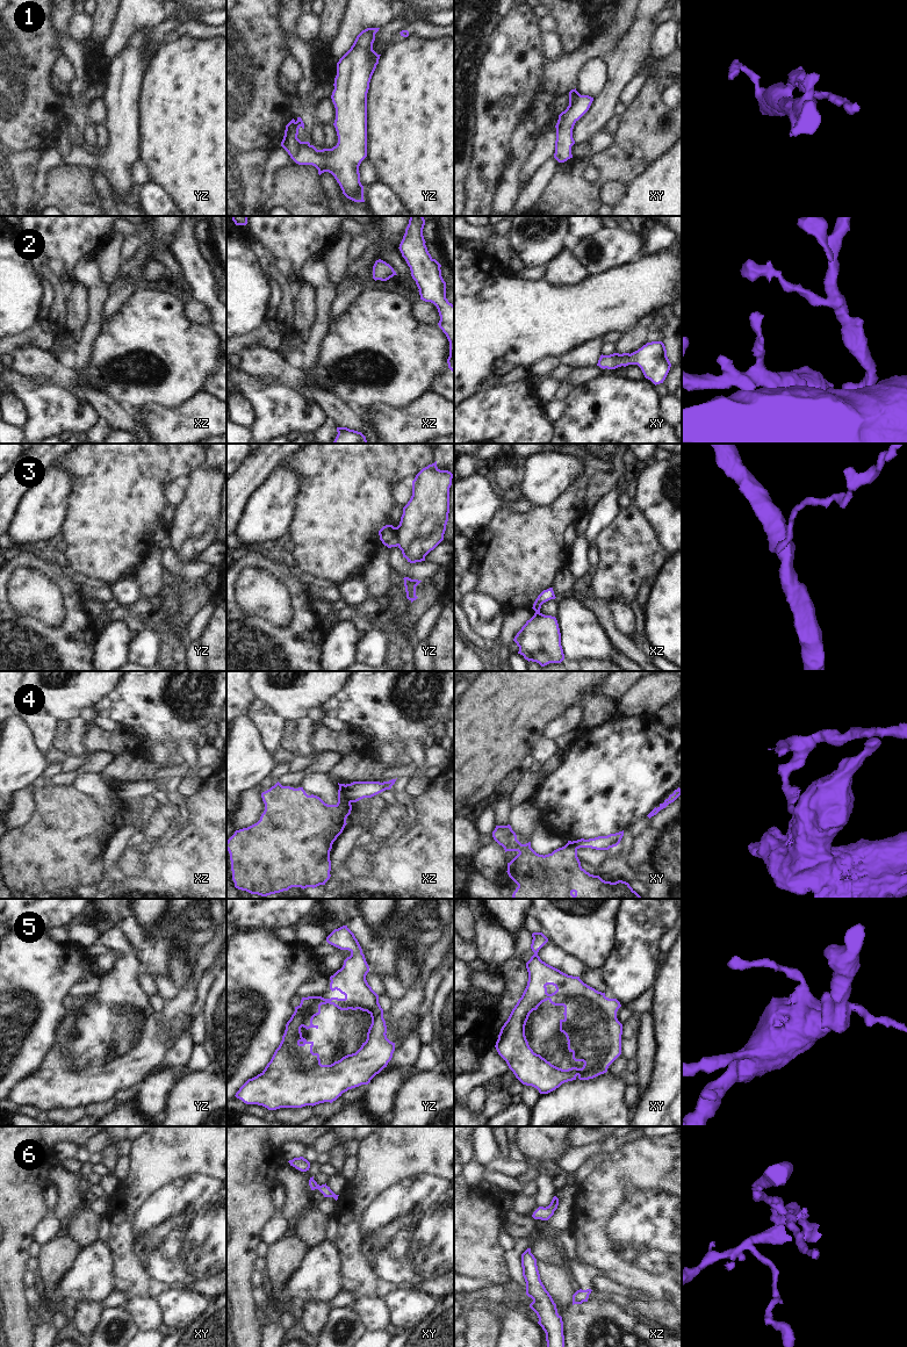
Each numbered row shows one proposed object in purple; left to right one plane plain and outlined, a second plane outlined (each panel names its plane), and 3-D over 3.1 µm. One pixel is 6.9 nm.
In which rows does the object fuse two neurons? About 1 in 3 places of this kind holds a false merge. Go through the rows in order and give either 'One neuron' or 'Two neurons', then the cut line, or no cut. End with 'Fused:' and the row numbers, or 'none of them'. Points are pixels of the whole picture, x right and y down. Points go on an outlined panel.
1: Two neurons. Split along yz (295, 122), (296, 135)
2: One neuron. No split
3: Two neurons. Split along yz (394, 527), (398, 545)
4: Two neurons. Split along xz (345, 785), (345, 796), (351, 801)
5: One neuron. No split
6: One neuron. No split
Fused: 1, 3, 4

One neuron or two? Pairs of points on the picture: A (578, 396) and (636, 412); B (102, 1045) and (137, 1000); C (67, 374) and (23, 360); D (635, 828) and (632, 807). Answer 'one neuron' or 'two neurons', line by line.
A: one neuron
B: one neuron
C: one neuron
D: two neurons

